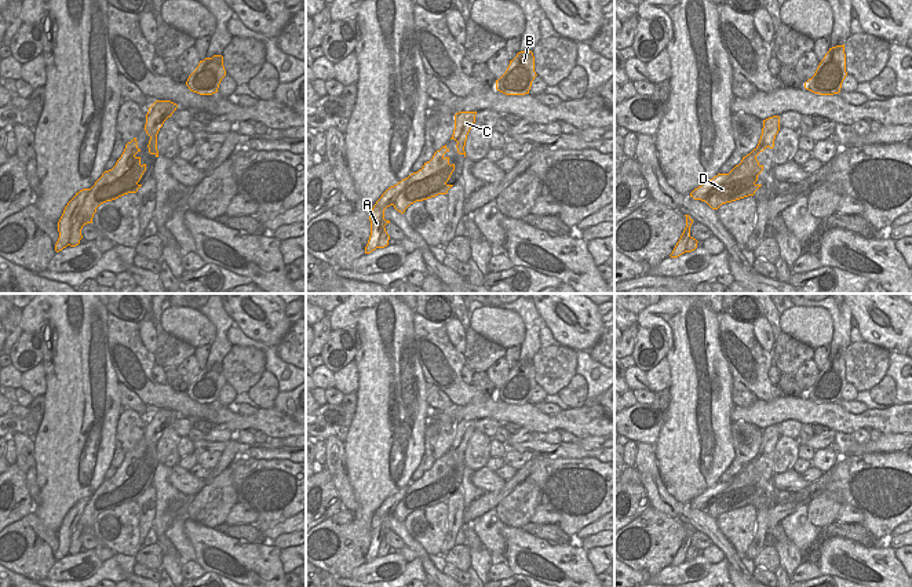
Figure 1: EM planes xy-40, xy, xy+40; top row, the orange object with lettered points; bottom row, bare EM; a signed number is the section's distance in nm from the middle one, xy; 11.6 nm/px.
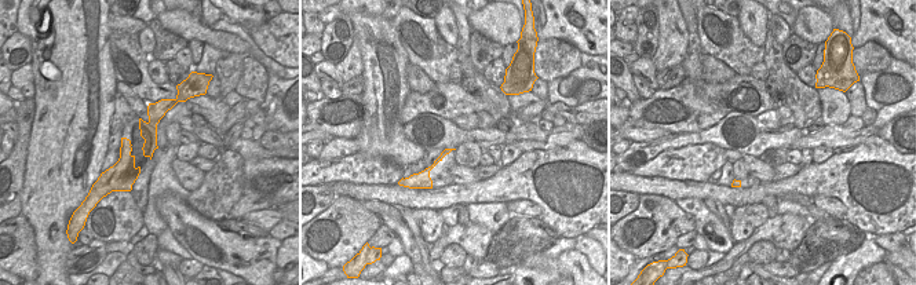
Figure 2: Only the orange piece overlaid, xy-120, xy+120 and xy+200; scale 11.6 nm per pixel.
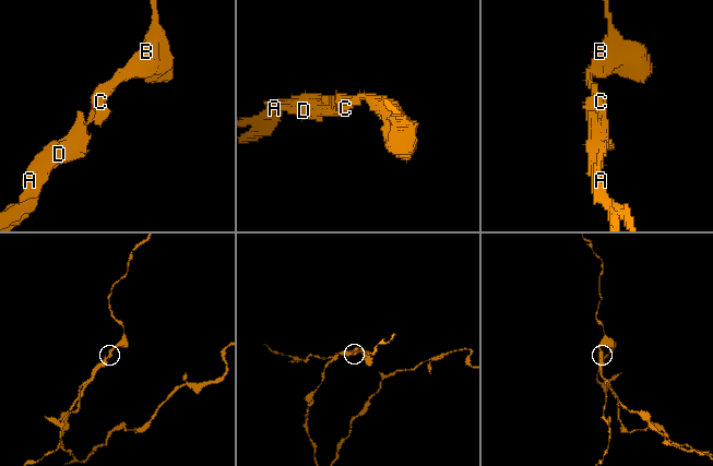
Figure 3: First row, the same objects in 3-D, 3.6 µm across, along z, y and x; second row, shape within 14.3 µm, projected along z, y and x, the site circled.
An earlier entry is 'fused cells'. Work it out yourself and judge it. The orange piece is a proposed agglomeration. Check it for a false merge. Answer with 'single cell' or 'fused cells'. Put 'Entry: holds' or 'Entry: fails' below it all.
fused cells
Entry: holds

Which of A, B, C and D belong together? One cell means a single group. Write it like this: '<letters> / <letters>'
A / B C D

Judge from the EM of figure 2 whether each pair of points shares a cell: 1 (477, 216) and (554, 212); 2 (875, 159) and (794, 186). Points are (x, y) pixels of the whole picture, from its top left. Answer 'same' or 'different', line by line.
1: different
2: same

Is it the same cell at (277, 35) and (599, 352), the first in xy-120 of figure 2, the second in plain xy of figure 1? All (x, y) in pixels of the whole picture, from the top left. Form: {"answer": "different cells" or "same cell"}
{"answer": "same cell"}

